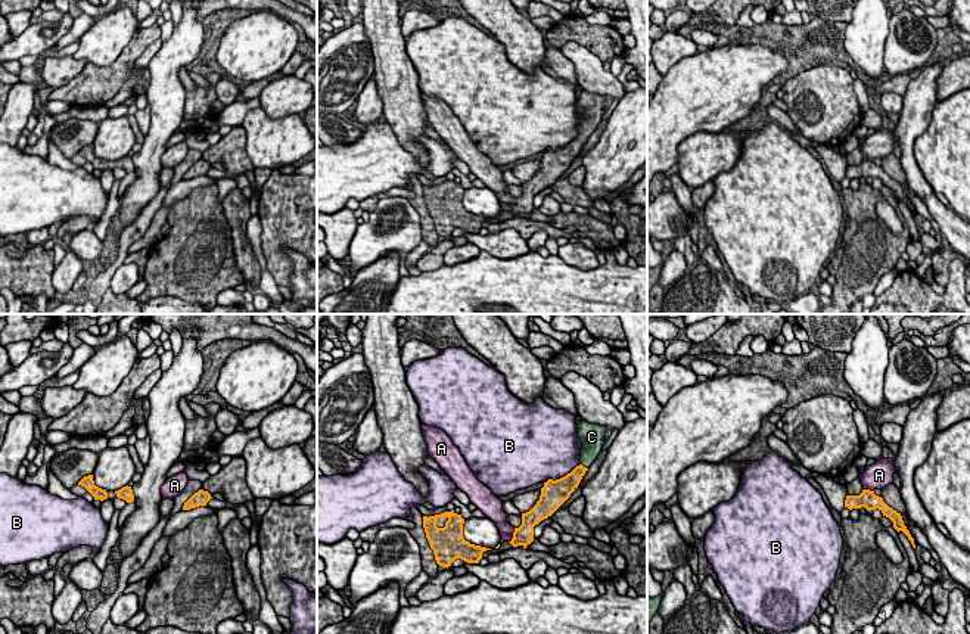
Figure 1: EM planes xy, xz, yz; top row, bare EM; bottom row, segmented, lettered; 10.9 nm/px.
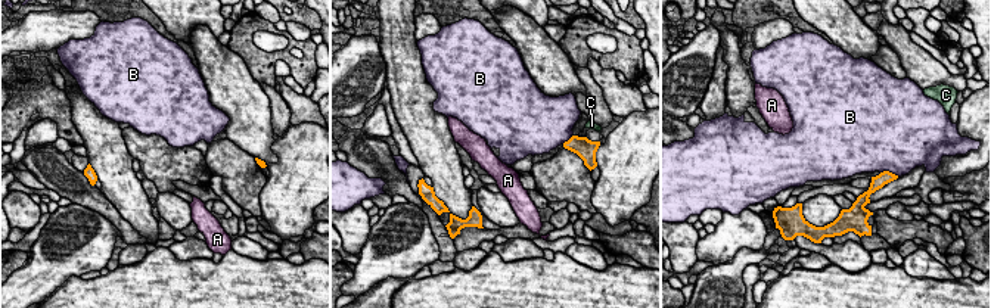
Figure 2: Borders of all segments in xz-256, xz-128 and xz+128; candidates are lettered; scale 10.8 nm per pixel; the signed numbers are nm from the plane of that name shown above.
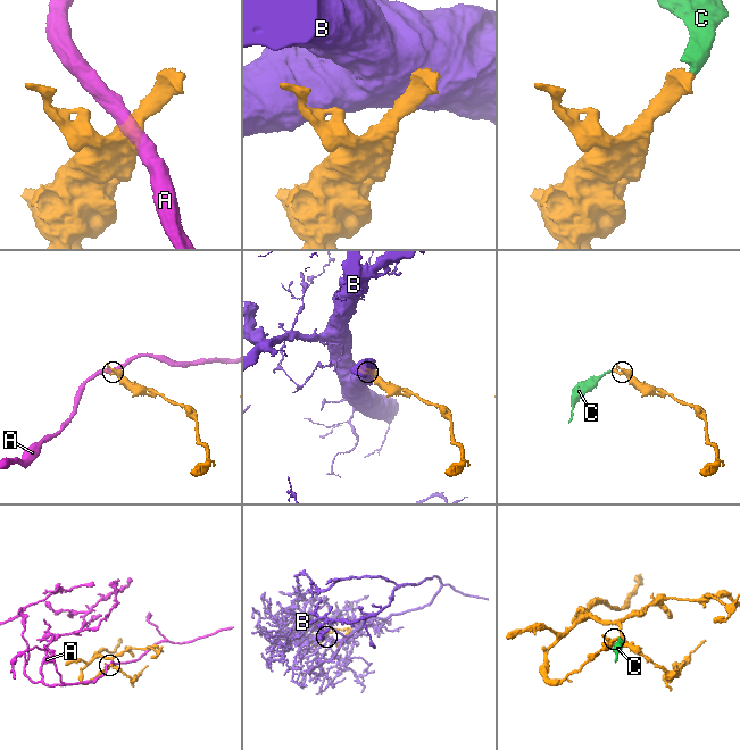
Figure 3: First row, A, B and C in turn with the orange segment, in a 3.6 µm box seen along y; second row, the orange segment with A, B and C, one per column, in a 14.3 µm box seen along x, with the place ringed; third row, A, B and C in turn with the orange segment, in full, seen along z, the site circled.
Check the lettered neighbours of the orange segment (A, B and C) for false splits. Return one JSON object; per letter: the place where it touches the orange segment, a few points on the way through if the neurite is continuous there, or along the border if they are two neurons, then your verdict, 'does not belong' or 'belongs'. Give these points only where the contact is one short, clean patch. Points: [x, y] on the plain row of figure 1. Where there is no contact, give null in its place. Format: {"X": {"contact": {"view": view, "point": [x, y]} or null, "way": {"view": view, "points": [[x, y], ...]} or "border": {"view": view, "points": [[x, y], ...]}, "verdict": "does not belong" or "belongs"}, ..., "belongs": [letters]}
{"A": {"contact": {"view": "xz", "point": [513, 205]}, "border": {"view": "xz", "points": [[515, 198], [513, 207], [509, 211]]}, "verdict": "does not belong"}, "B": {"contact": {"view": "xz", "point": [563, 146]}, "verdict": "does not belong"}, "C": {"contact": {"view": "xz", "point": [583, 136]}, "way": {"view": "xz", "points": [[568, 154], [583, 136], [591, 115]]}, "verdict": "belongs"}, "belongs": ["C"]}

